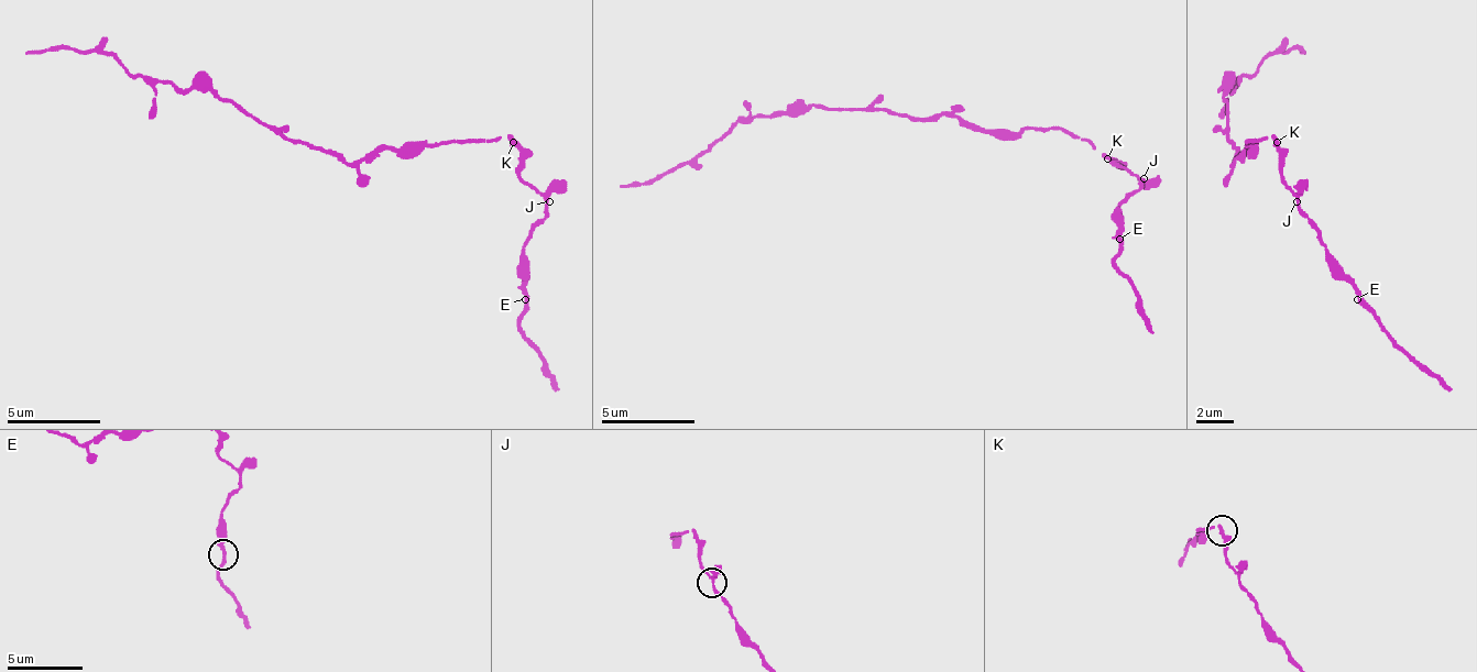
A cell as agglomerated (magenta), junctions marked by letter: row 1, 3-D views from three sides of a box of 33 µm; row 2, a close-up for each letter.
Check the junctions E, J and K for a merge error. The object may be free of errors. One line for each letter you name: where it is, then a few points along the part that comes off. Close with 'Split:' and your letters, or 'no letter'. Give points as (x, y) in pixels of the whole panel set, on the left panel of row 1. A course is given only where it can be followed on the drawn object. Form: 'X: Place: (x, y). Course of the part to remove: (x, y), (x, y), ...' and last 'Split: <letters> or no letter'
Split: no letter

